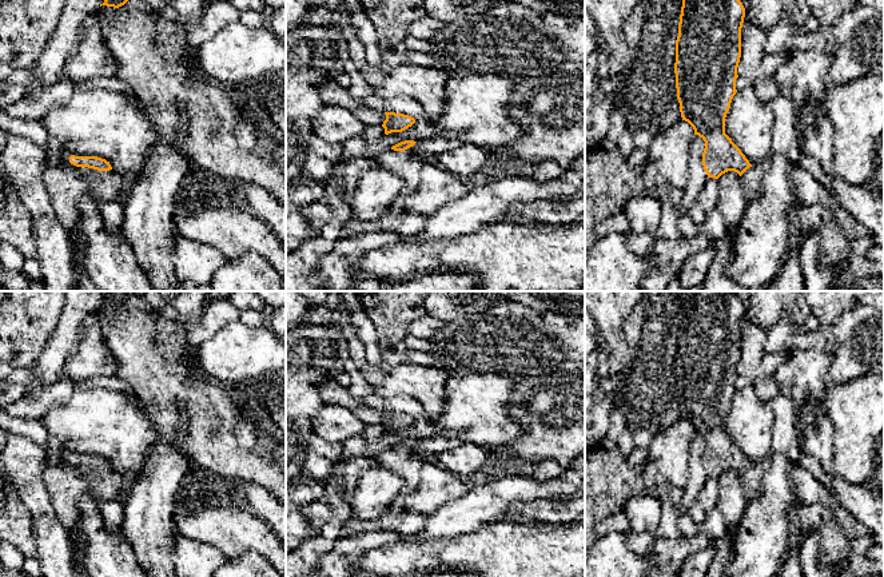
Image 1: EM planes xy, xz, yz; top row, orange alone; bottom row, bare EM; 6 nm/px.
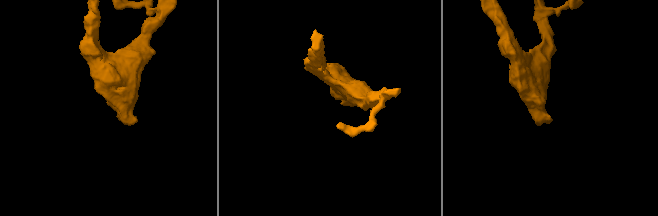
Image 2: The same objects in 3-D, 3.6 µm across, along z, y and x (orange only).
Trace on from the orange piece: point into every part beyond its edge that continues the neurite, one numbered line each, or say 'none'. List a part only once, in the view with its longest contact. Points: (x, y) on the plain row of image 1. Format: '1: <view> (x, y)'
1: xy (107, 484)

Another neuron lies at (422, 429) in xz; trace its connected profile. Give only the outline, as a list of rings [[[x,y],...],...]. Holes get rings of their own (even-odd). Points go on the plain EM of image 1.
[[[425,417],[415,419],[411,426],[402,431],[385,433],[377,439],[365,439],[361,435],[355,435],[343,442],[343,450],[339,461],[353,457],[367,457],[370,459],[375,459],[379,453],[391,449],[393,445],[401,441],[414,439],[418,442],[431,438],[439,433],[441,430],[435,427],[427,417]]]

